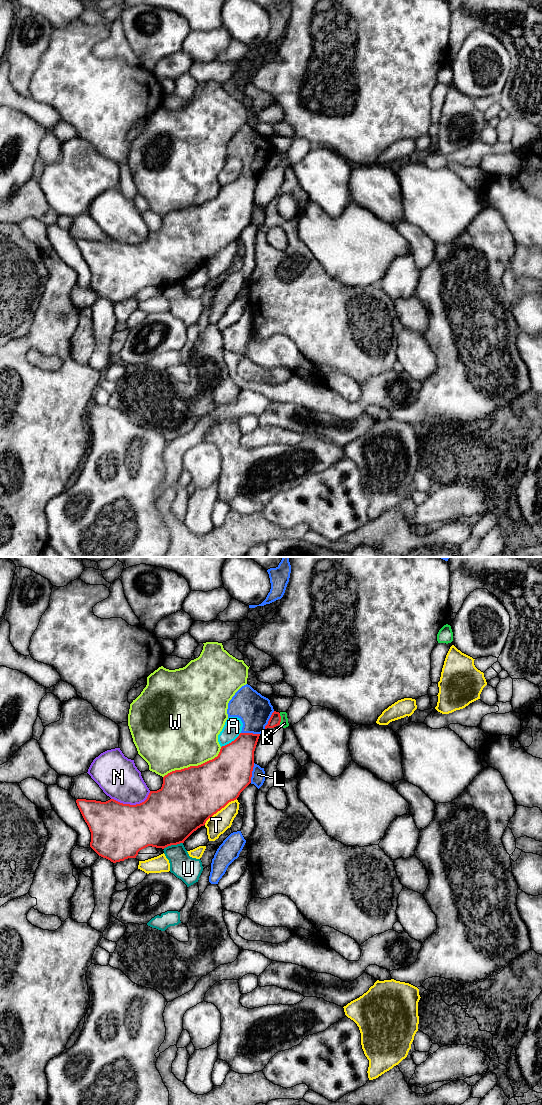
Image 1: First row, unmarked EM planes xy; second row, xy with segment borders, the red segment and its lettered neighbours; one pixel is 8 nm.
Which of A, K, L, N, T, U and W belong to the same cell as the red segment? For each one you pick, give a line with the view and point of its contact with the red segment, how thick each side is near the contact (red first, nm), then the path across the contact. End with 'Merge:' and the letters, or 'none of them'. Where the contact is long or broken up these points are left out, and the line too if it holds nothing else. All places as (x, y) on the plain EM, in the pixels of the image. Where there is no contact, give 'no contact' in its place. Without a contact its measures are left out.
Merge: none of them

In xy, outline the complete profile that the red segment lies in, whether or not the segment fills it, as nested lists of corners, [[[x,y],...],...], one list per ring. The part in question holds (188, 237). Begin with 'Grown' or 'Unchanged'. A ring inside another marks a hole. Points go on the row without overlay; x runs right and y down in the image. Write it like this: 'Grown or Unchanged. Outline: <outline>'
Unchanged. Outline: [[[240,173],[239,176],[232,181],[231,183],[222,186],[220,192],[217,197],[212,200],[209,200],[198,206],[190,206],[188,208],[184,208],[181,210],[175,210],[163,217],[162,227],[157,231],[150,231],[147,239],[136,245],[123,244],[114,239],[110,239],[106,242],[96,241],[96,240],[86,240],[86,239],[77,239],[77,246],[87,263],[89,270],[91,272],[91,282],[90,287],[101,297],[110,300],[113,303],[124,301],[128,298],[136,298],[138,292],[148,286],[156,287],[156,288],[166,288],[171,285],[177,285],[180,283],[184,283],[184,281],[198,268],[204,266],[206,261],[224,248],[229,242],[236,240],[240,233],[251,223],[252,211],[254,207],[254,191],[258,182],[260,174],[253,173]]]

